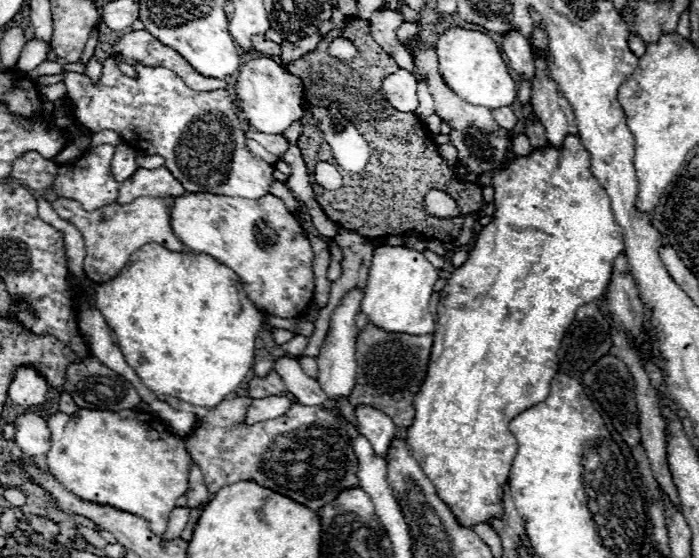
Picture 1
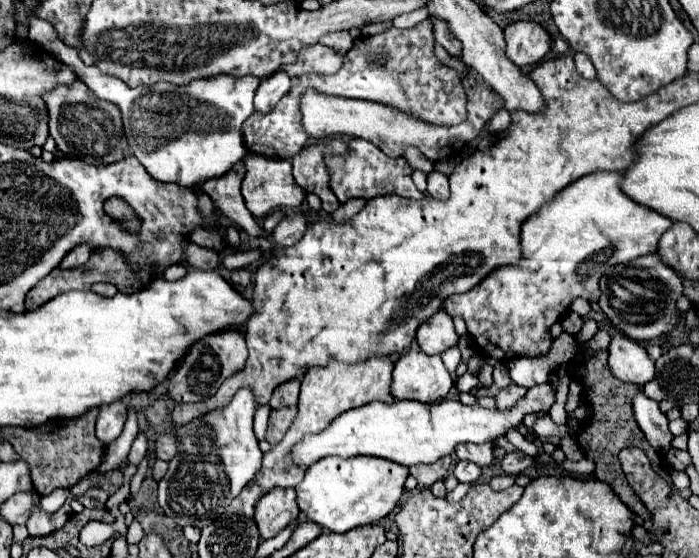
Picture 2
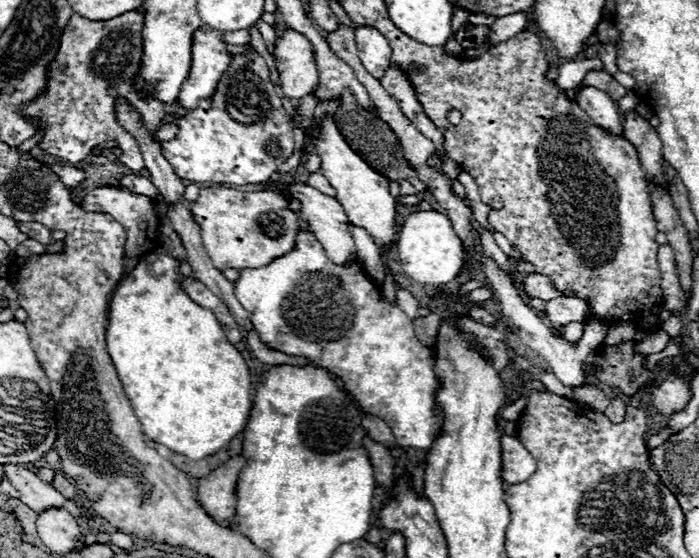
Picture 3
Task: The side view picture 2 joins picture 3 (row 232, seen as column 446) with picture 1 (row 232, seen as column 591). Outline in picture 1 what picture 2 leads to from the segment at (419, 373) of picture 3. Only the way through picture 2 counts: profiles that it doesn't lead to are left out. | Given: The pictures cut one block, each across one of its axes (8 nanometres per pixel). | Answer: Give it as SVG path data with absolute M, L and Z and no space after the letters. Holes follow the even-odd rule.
M186 194L182 198L172 200L170 224L178 240L182 240L192 252L202 252L230 270L234 270L242 282L242 288L250 302L264 314L272 314L278 318L296 318L308 308L314 300L314 274L312 260L314 252L306 236L302 234L296 218L286 210L286 204L272 194L266 194L256 200L248 198L230 198L216 194Z

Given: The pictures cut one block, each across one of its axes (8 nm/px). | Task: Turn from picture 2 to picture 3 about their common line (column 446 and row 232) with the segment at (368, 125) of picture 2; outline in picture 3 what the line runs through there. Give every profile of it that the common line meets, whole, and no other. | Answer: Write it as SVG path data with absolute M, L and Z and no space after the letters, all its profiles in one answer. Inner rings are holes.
M98 186L86 194L86 198L80 202L80 206L88 212L108 212L114 216L114 220L122 222L128 238L124 244L126 256L134 258L144 252L150 252L158 246L158 216L154 212L154 204L148 196L138 196L122 186Z

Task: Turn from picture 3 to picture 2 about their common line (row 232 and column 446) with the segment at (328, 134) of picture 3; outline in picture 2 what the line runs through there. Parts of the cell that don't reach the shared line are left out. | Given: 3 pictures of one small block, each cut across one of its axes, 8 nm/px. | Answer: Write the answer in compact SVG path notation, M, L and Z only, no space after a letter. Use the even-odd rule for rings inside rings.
M412 348L394 364L390 392L396 400L438 402L446 398L452 384L454 382L438 354L428 356Z

